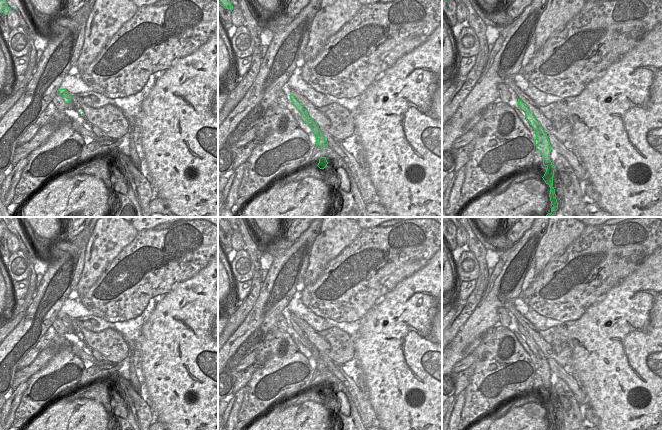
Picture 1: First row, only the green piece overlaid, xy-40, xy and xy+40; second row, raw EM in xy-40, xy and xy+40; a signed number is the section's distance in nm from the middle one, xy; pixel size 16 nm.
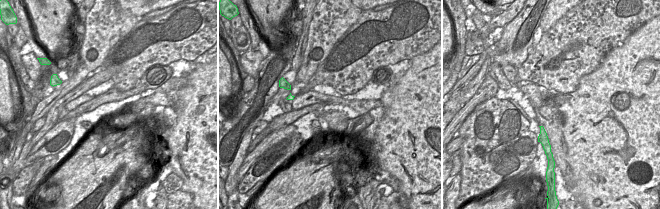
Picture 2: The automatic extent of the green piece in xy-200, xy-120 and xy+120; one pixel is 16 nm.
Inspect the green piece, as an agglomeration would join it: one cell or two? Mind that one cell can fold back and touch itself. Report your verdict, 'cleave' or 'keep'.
keep

